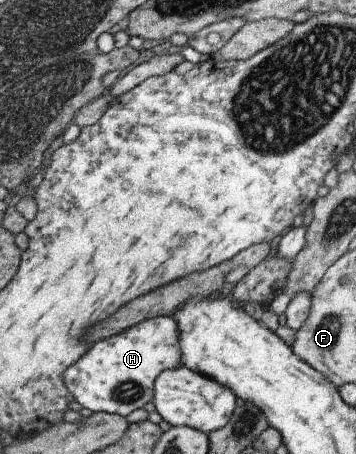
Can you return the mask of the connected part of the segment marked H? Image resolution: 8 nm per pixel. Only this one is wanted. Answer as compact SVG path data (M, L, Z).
M171 316L139 322L124 332L96 342L84 358L64 372L64 384L74 400L93 413L126 416L153 397L153 382L163 370L182 366L179 326Z

